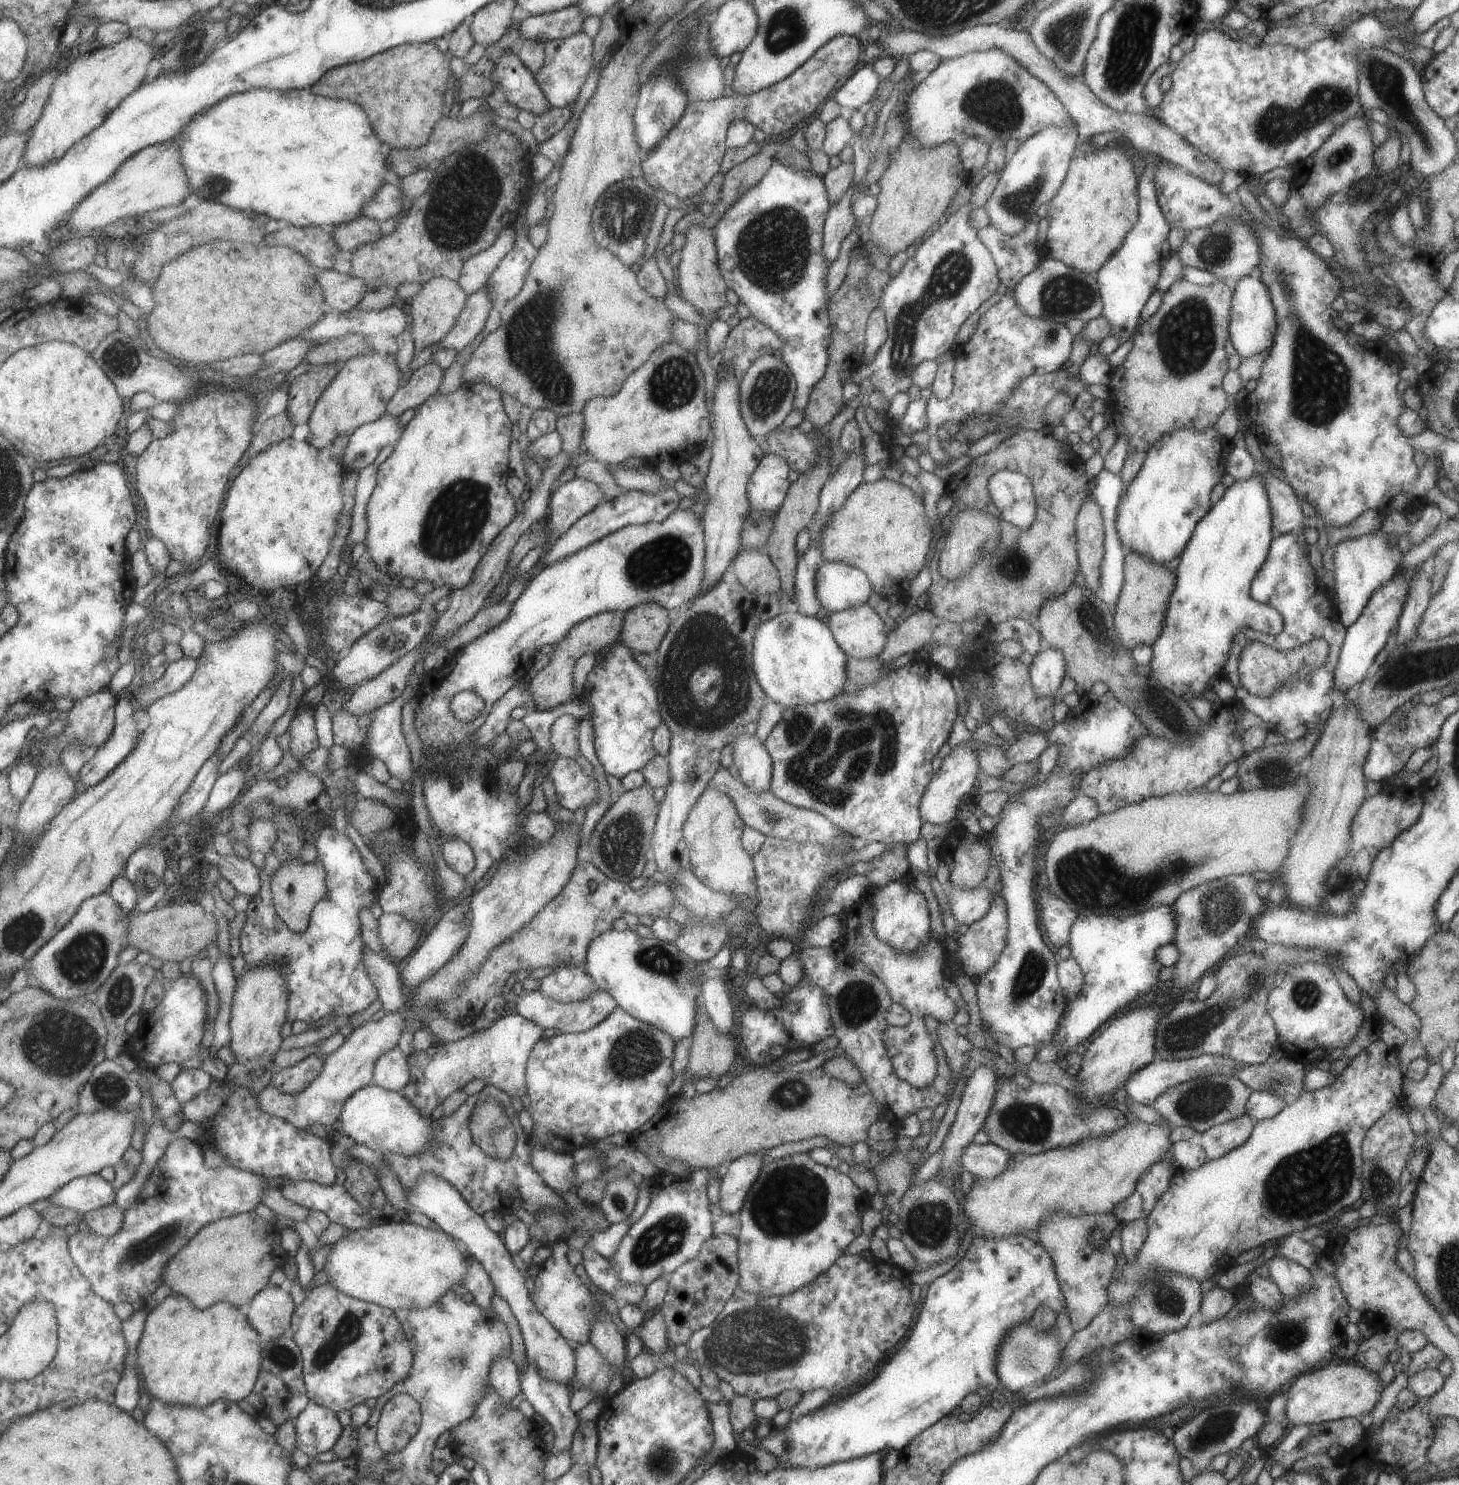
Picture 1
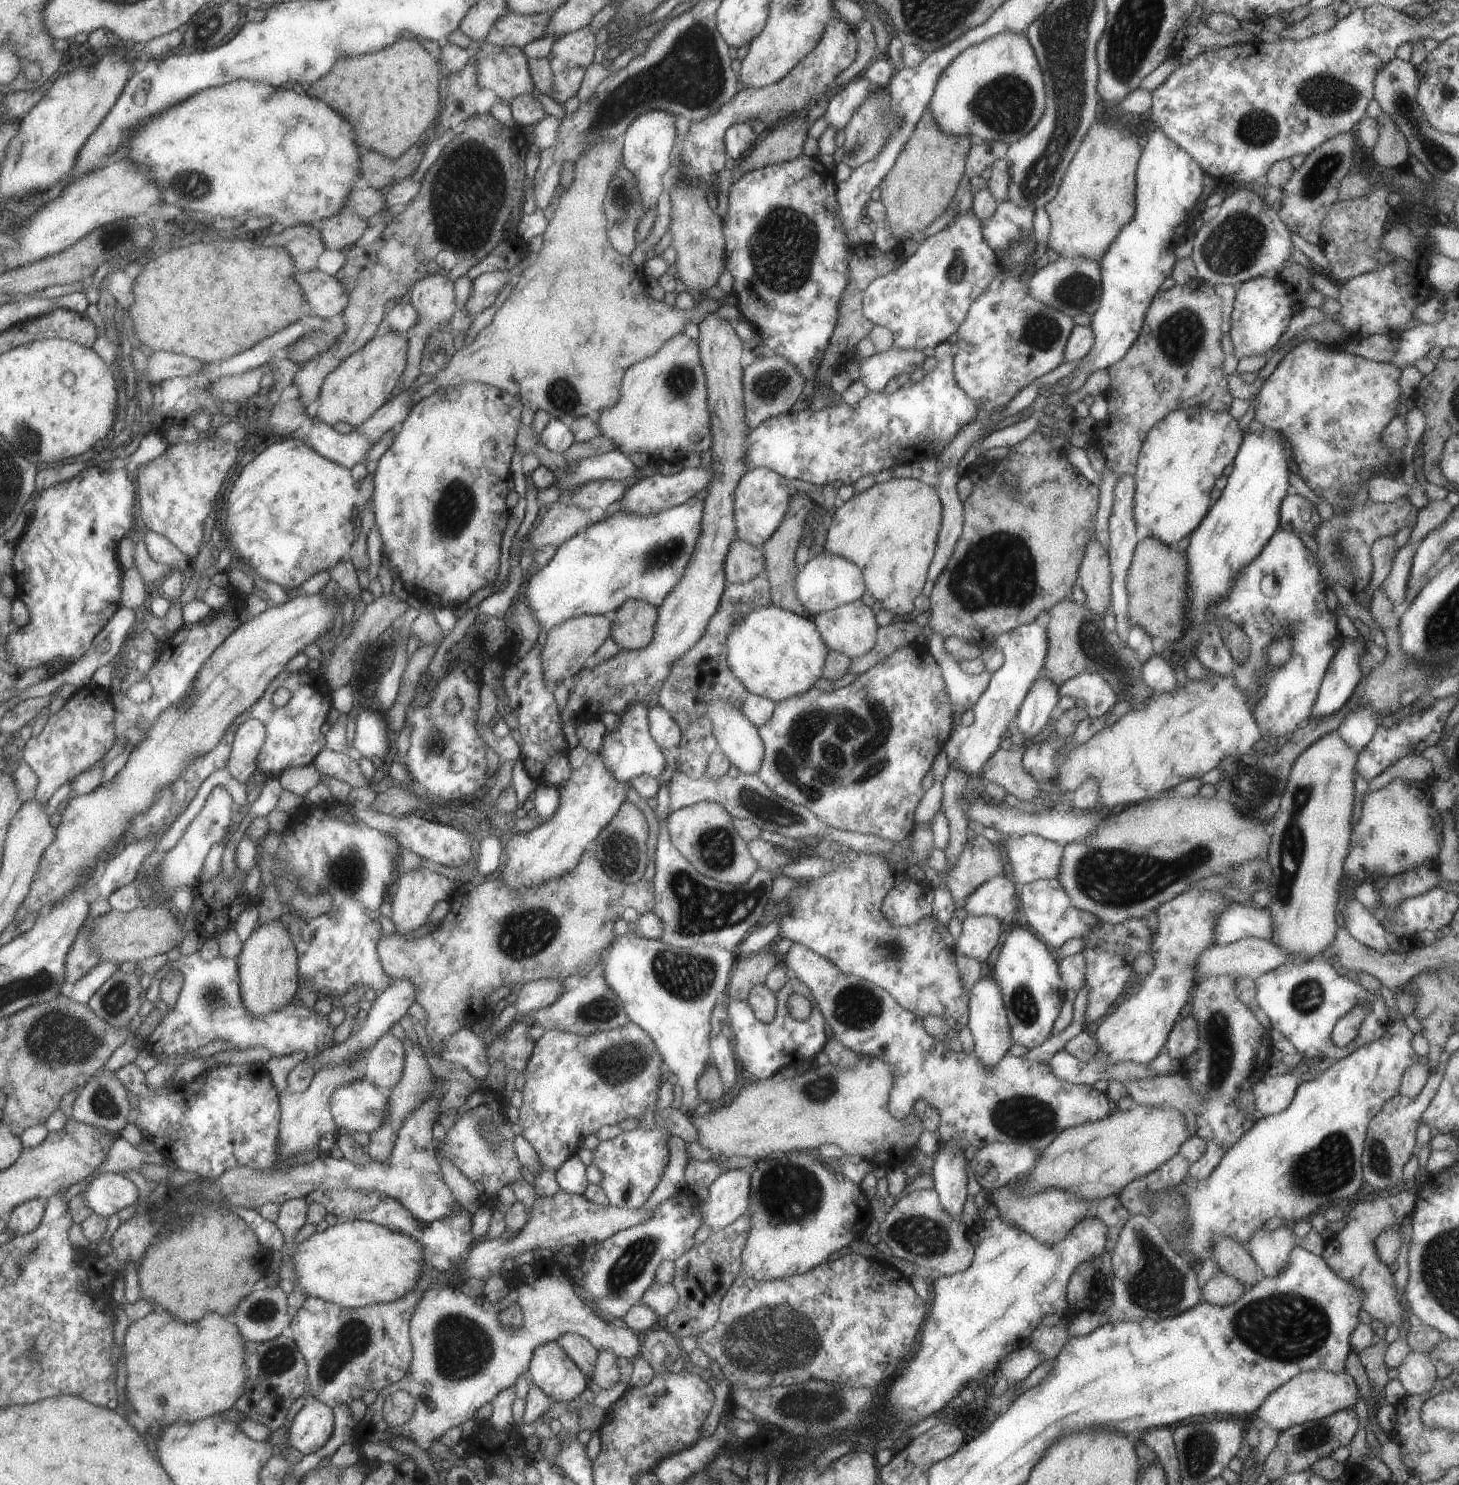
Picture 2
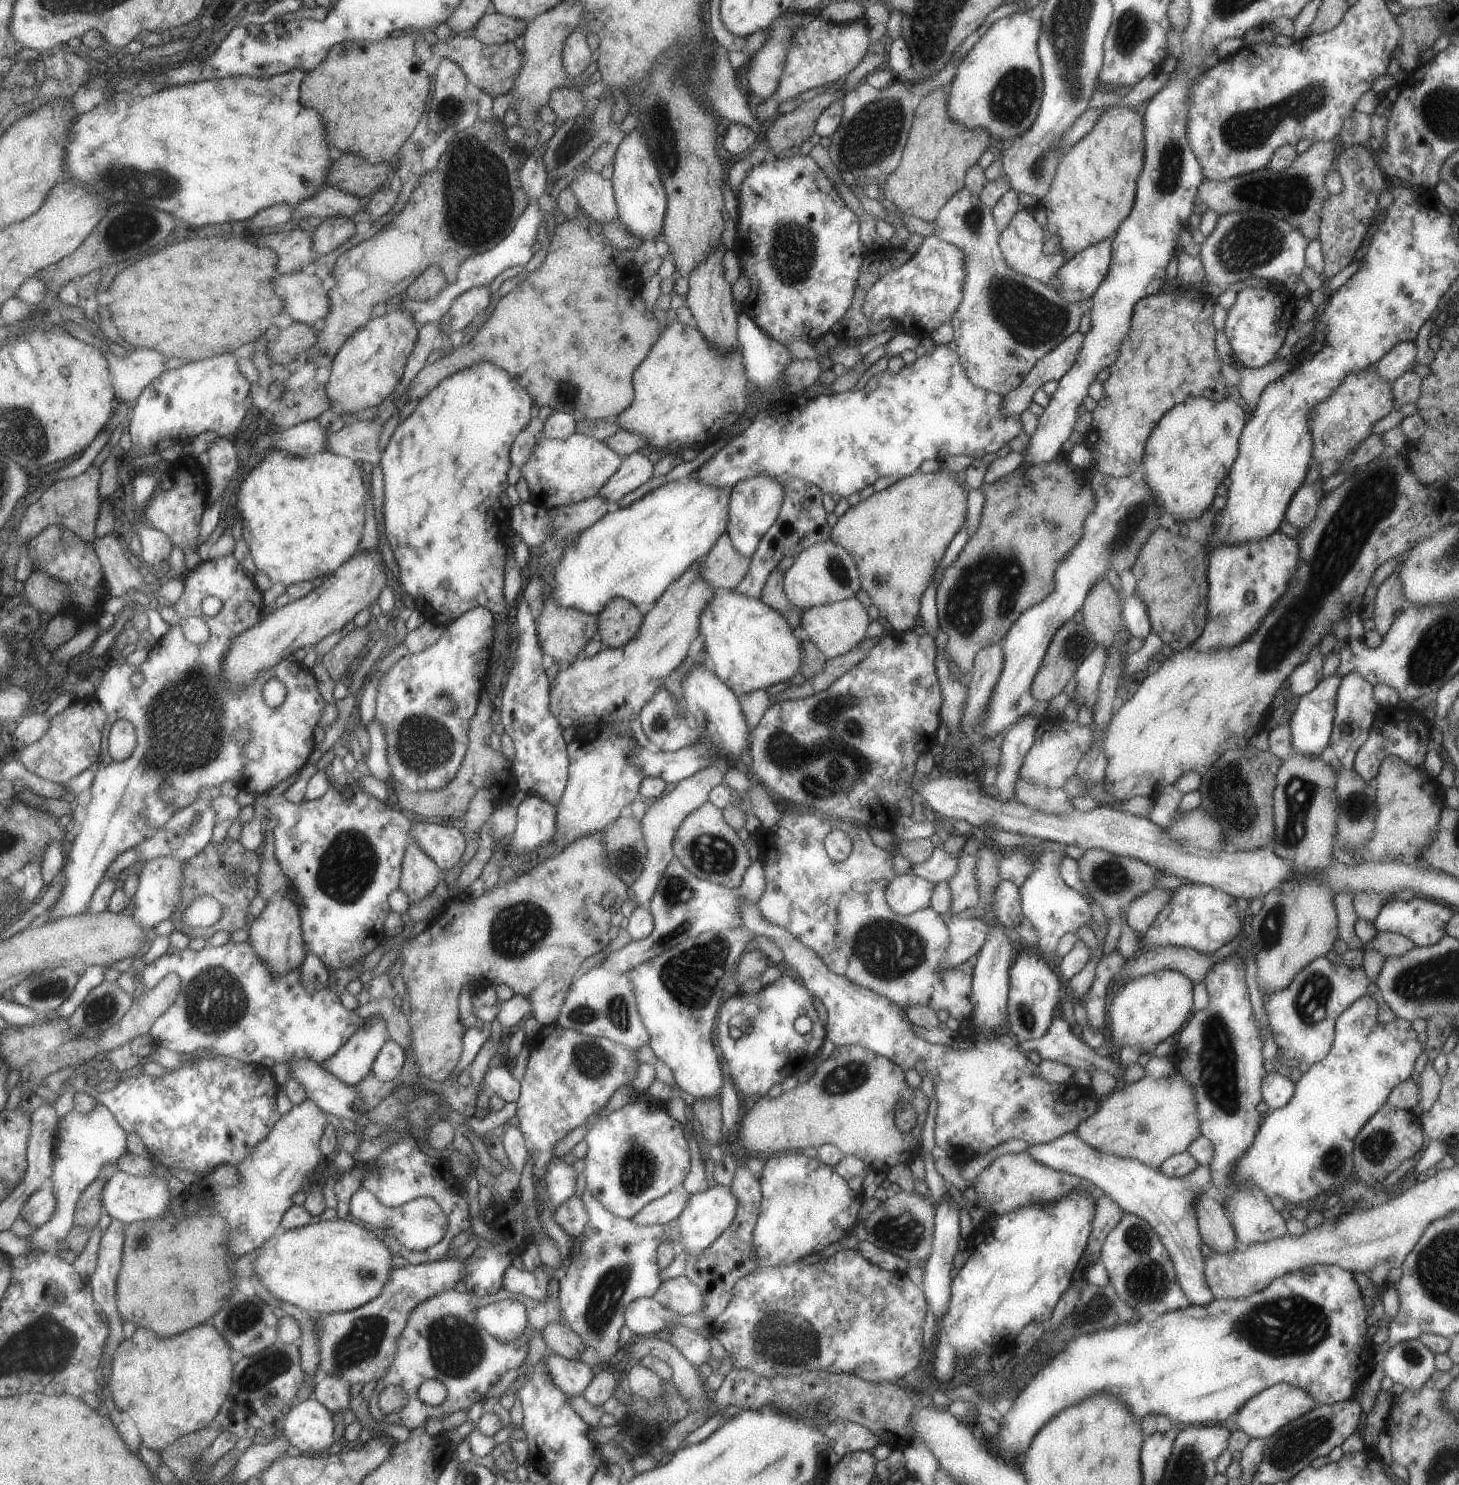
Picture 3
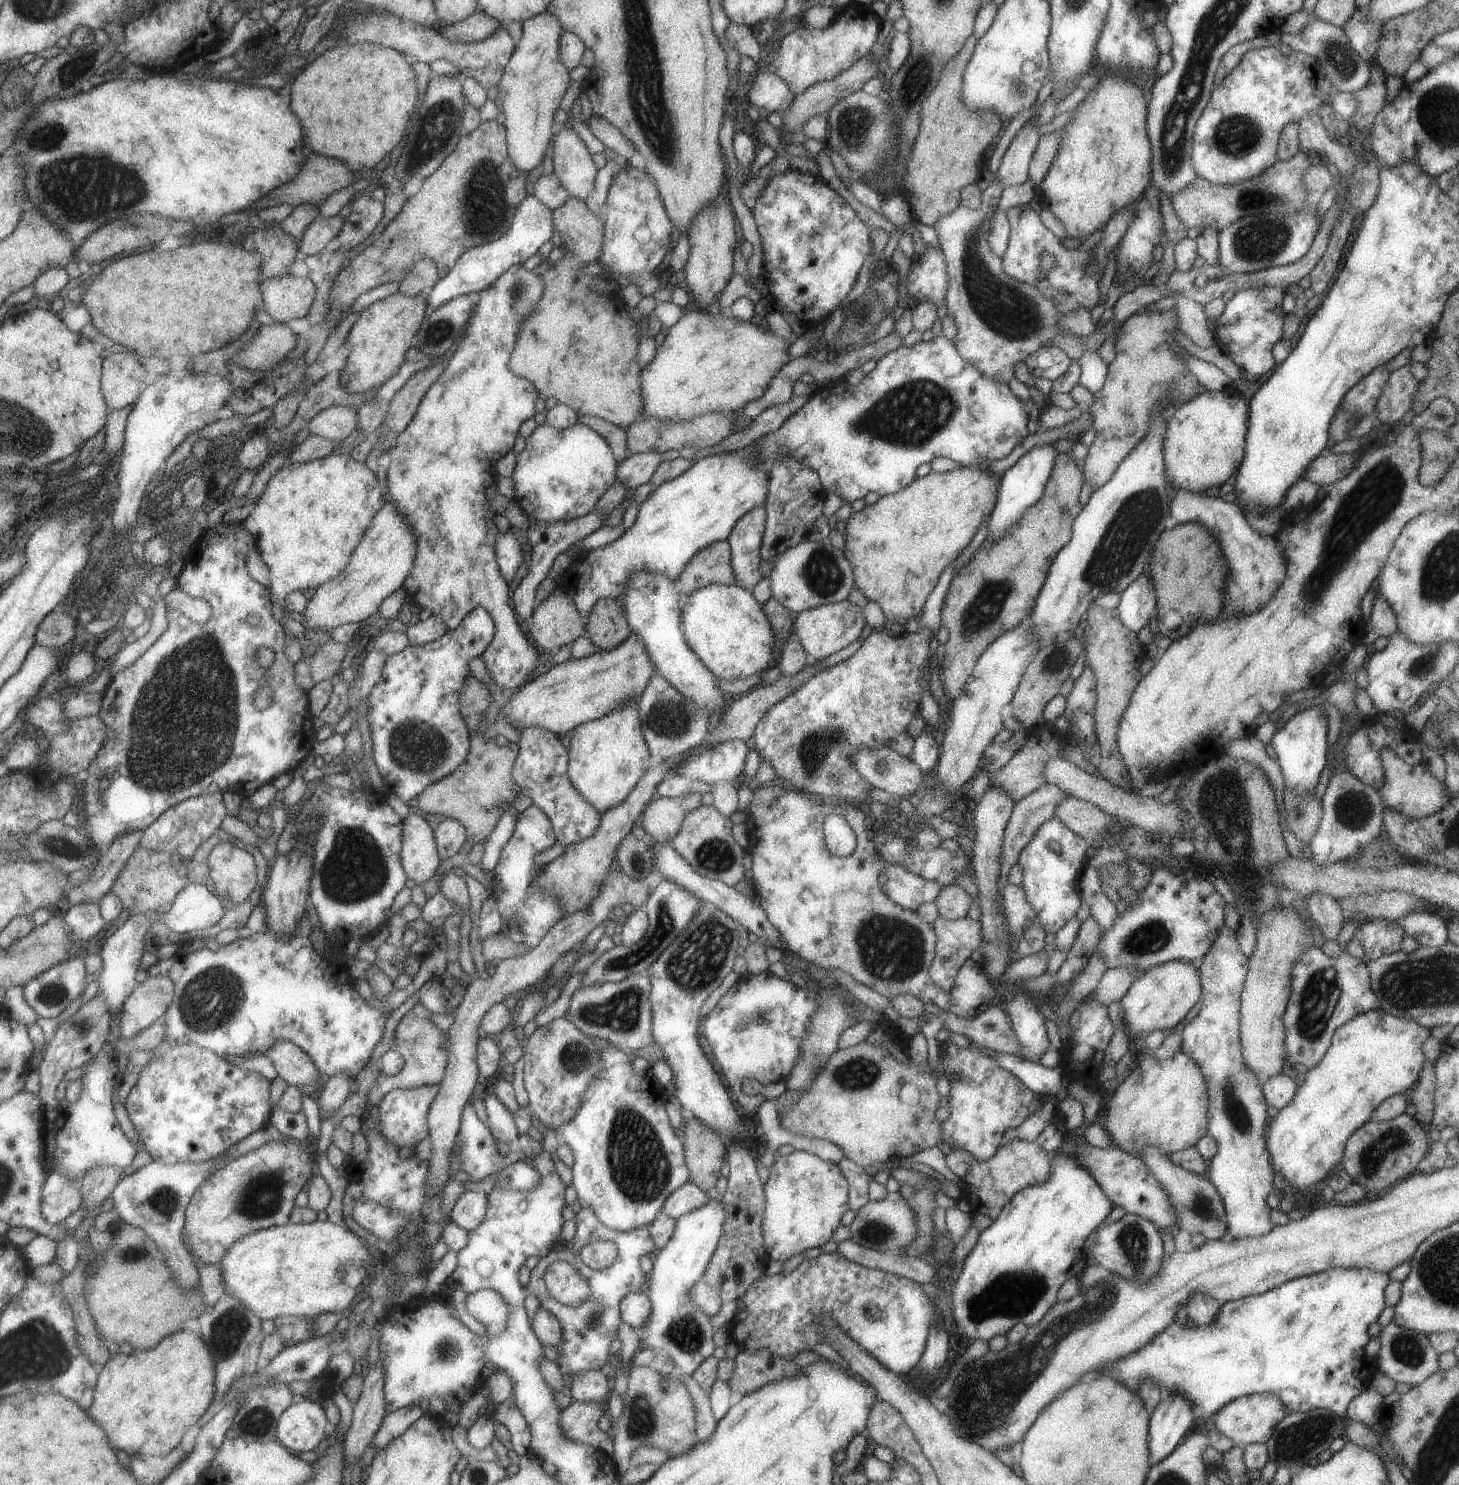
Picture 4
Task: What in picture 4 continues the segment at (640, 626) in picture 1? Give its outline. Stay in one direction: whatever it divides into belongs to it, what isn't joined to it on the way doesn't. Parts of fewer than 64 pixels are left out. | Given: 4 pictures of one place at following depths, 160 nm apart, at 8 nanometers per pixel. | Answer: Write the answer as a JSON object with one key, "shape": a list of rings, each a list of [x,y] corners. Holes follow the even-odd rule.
{"shape":[[[597,599],[586,619],[585,634],[597,647],[607,651],[619,646],[632,633],[617,599]]]}

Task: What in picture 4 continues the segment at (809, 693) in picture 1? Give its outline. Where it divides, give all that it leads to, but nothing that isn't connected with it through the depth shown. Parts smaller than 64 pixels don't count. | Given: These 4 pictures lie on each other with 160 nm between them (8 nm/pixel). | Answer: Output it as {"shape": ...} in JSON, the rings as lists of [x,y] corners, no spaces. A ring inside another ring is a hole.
{"shape":[[[713,583],[706,587],[700,588],[699,590],[693,591],[687,595],[687,598],[683,600],[684,604],[680,610],[680,625],[684,632],[684,639],[686,640],[687,646],[695,653],[695,656],[705,665],[707,670],[710,670],[716,678],[723,678],[723,680],[735,680],[744,679],[747,676],[757,676],[761,674],[764,677],[765,672],[773,668],[774,660],[774,632],[770,625],[770,620],[765,616],[761,605],[757,603],[757,600],[753,597],[751,590],[744,589],[735,585],[720,585],[719,583]]]}

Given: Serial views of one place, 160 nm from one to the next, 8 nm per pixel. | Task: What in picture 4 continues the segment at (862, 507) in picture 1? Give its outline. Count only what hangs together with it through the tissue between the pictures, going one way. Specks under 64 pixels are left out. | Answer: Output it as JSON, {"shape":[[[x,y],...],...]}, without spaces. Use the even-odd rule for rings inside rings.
{"shape":[[[959,467],[958,469],[953,469],[952,471],[946,471],[944,473],[930,472],[922,477],[915,477],[909,484],[905,485],[899,492],[894,492],[893,494],[886,494],[880,496],[877,502],[870,505],[865,505],[859,511],[853,511],[845,520],[845,540],[844,540],[844,555],[847,560],[852,564],[852,573],[854,576],[855,587],[864,594],[864,596],[869,600],[878,604],[878,607],[882,610],[884,614],[884,619],[886,620],[886,626],[891,626],[892,624],[899,624],[899,626],[904,626],[905,622],[909,618],[917,619],[920,612],[922,611],[923,605],[925,604],[927,595],[930,590],[935,588],[938,583],[938,578],[940,577],[941,571],[953,560],[957,559],[959,554],[961,554],[962,549],[969,544],[973,534],[977,530],[981,520],[991,512],[995,504],[995,499],[997,498],[998,488],[994,479],[995,475],[989,475],[985,467],[983,468],[967,468]]]}

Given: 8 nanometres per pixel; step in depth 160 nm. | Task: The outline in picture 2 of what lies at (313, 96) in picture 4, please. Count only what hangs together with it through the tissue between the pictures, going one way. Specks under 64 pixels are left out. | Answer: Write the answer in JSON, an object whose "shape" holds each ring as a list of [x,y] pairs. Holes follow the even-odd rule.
{"shape":[[[400,37],[373,54],[337,60],[329,74],[309,85],[306,92],[347,116],[362,151],[397,158],[422,141],[423,132],[436,120],[440,72],[442,66],[437,65],[420,40]]]}

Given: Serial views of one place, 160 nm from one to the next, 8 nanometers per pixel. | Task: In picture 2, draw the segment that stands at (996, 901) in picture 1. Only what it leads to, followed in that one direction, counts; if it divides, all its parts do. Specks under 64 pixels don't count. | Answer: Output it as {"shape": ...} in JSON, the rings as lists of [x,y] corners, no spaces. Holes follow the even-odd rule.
{"shape":[[[970,916],[961,921],[961,934],[955,939],[955,952],[975,958],[983,964],[989,952],[999,942],[1001,922],[995,916]]]}

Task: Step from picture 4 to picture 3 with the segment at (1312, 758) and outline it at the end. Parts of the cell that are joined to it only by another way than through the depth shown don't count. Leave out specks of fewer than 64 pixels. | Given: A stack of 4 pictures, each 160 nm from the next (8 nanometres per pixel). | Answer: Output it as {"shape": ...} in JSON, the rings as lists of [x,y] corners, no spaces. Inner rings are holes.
{"shape":[[[1333,672],[1331,676],[1325,676],[1312,692],[1303,694],[1294,701],[1294,710],[1289,717],[1289,732],[1291,732],[1289,736],[1291,736],[1291,746],[1297,750],[1297,754],[1320,756],[1323,749],[1328,746],[1335,711],[1335,692],[1339,682],[1341,676]]]}

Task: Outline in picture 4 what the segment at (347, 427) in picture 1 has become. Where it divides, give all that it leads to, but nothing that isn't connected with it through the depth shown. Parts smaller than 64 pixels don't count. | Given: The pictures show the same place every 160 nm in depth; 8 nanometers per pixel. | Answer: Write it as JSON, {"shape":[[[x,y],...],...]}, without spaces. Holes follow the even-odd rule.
{"shape":[[[395,292],[364,308],[346,338],[350,351],[345,358],[345,364],[338,371],[341,388],[347,393],[378,389],[397,372],[405,359],[406,350],[411,346],[412,336],[424,319],[423,314],[427,308],[424,300],[425,294],[406,297]]]}

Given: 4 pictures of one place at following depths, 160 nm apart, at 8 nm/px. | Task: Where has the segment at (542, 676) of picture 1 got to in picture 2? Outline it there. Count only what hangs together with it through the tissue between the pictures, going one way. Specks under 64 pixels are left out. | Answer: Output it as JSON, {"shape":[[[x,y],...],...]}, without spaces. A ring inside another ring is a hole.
{"shape":[[[602,615],[573,616],[561,624],[555,624],[547,630],[543,650],[541,650],[541,667],[545,682],[570,682],[575,672],[585,667],[585,662],[603,640],[610,638],[611,621]]]}

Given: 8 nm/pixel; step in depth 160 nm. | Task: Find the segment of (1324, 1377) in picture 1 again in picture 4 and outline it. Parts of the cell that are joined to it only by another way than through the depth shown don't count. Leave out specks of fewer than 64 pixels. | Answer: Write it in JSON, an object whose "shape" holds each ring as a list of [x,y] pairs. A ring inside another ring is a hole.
{"shape":[[[1253,1393],[1240,1396],[1222,1406],[1205,1425],[1217,1429],[1223,1436],[1230,1438],[1235,1444],[1245,1446],[1247,1443],[1264,1443],[1276,1424],[1287,1416],[1288,1408],[1273,1393]]]}

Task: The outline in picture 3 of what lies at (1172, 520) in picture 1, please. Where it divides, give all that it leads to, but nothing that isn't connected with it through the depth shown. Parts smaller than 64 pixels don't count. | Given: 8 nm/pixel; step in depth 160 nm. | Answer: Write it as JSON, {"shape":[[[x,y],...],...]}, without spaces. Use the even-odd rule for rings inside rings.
{"shape":[[[1231,396],[1218,402],[1188,397],[1159,418],[1145,442],[1140,471],[1161,514],[1186,522],[1200,518],[1210,508],[1217,486],[1237,458],[1238,439],[1247,415],[1244,405],[1236,404]]]}

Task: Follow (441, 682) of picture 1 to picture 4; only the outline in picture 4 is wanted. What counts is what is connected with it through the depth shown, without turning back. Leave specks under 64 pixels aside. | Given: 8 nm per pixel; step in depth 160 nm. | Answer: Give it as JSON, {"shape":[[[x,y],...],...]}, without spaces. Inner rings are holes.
{"shape":[[[750,450],[723,455],[709,454],[696,460],[691,468],[671,480],[666,480],[649,493],[638,506],[633,524],[622,535],[604,546],[585,550],[578,558],[573,559],[562,578],[562,589],[570,594],[575,608],[585,620],[597,599],[622,597],[634,573],[659,573],[670,581],[677,581],[685,565],[697,551],[714,542],[726,540],[739,517],[751,508],[764,504],[767,484],[767,470],[756,462],[756,457]]]}

